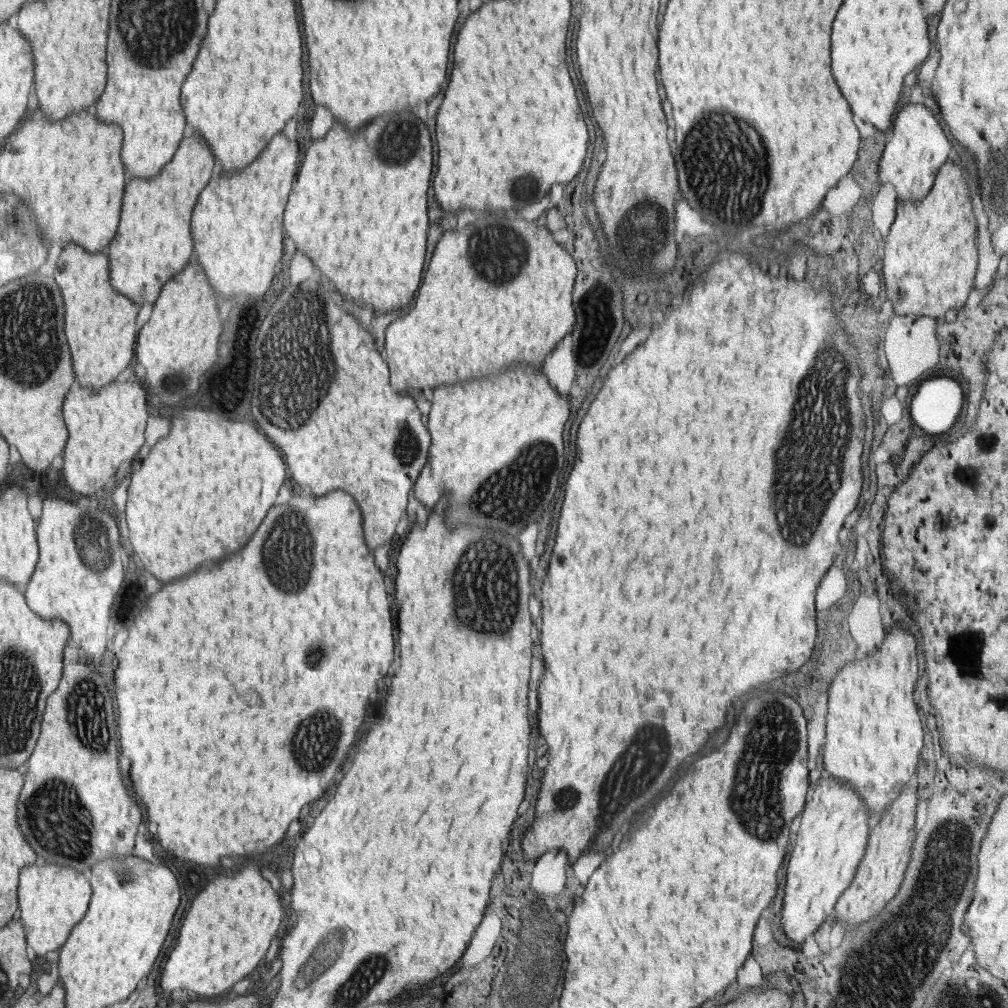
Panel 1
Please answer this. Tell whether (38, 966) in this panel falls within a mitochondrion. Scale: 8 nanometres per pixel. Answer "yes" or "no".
no

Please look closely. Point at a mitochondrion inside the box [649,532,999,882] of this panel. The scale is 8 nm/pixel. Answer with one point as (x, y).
(769, 737)

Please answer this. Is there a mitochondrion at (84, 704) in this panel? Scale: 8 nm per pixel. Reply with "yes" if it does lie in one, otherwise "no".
yes

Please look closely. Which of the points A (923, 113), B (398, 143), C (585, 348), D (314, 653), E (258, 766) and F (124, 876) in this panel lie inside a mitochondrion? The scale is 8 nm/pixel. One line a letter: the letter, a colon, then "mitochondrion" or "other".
A: other
B: mitochondrion
C: mitochondrion
D: mitochondrion
E: other
F: mitochondrion

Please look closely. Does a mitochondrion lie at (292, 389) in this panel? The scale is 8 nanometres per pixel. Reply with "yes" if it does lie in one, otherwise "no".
yes

